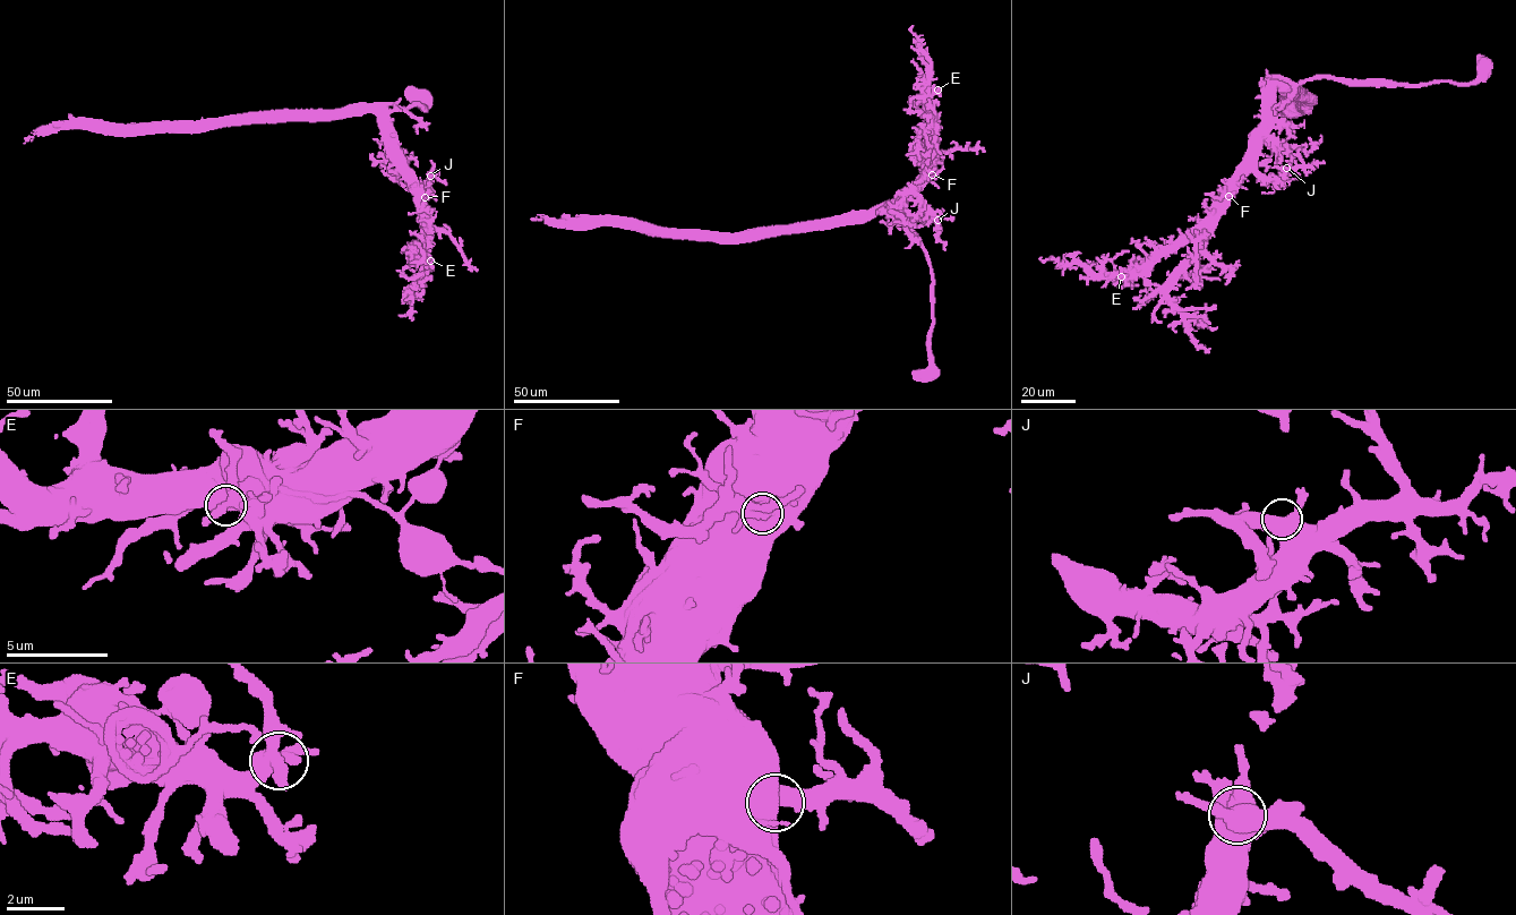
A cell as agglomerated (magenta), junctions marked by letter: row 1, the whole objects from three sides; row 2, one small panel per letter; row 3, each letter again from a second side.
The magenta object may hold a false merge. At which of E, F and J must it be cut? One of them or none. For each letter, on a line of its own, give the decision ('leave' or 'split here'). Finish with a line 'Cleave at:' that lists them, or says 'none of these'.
E: split here
F: leave
J: leave
Cleave at: E

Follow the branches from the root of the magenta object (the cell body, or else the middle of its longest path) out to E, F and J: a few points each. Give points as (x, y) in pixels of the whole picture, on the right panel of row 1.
E: (1255, 146), (1255, 154), (1221, 193), (1207, 217), (1154, 263), (1145, 263), (1132, 274), (1121, 276)
F: (1255, 146), (1257, 148), (1251, 159), (1251, 171), (1228, 196)
J: (1255, 146), (1256, 169), (1265, 177), (1279, 179), (1286, 168)

